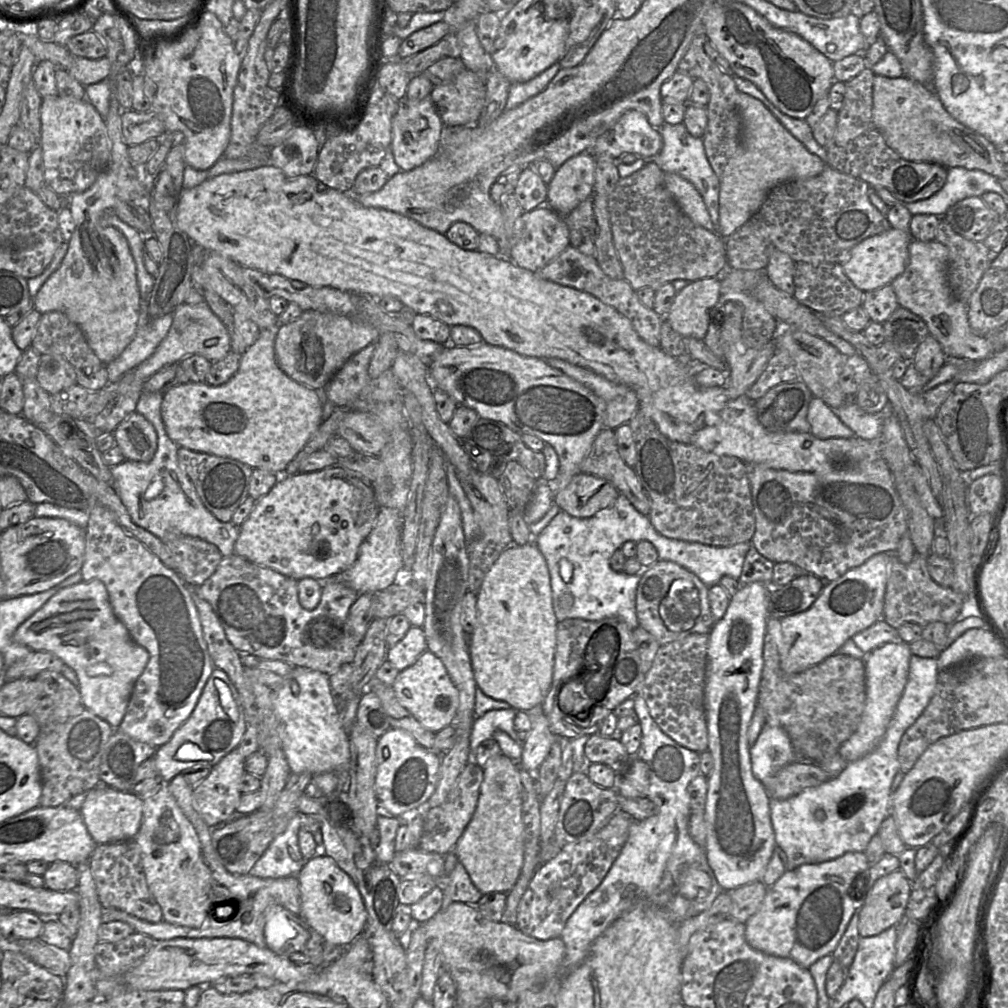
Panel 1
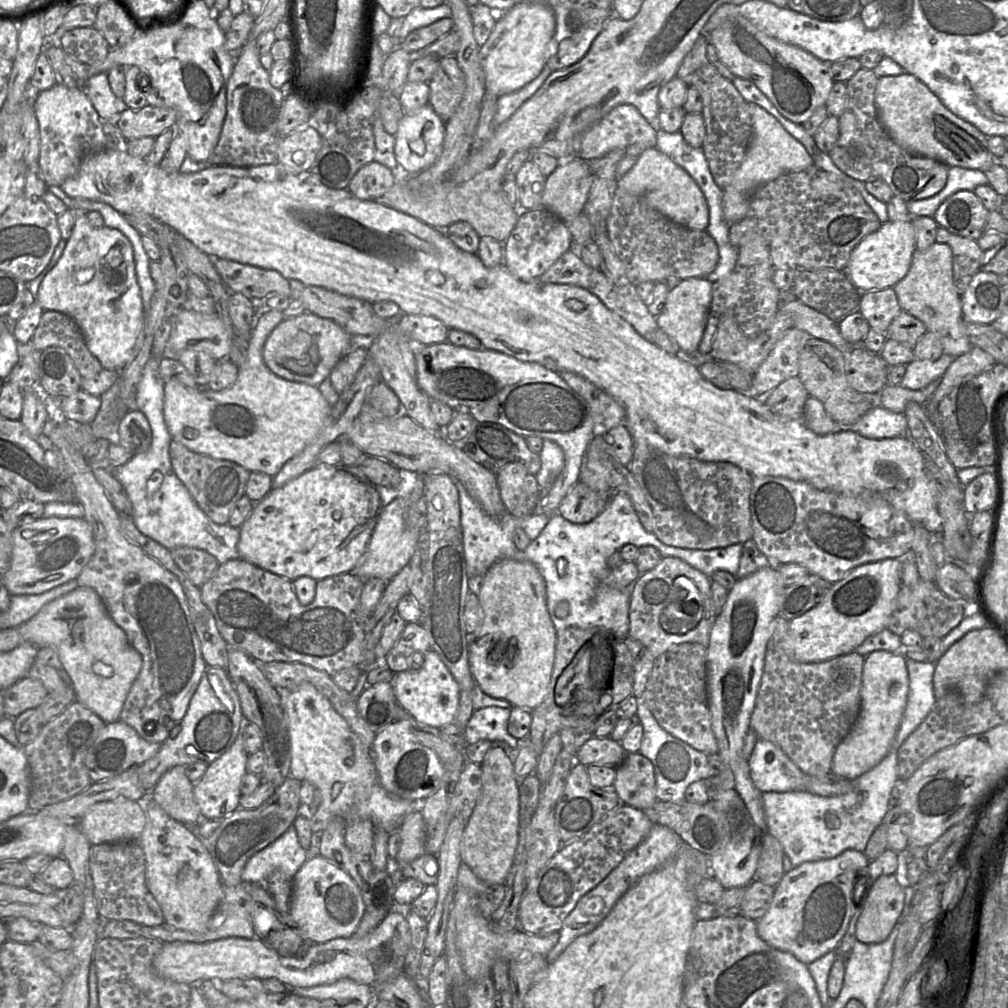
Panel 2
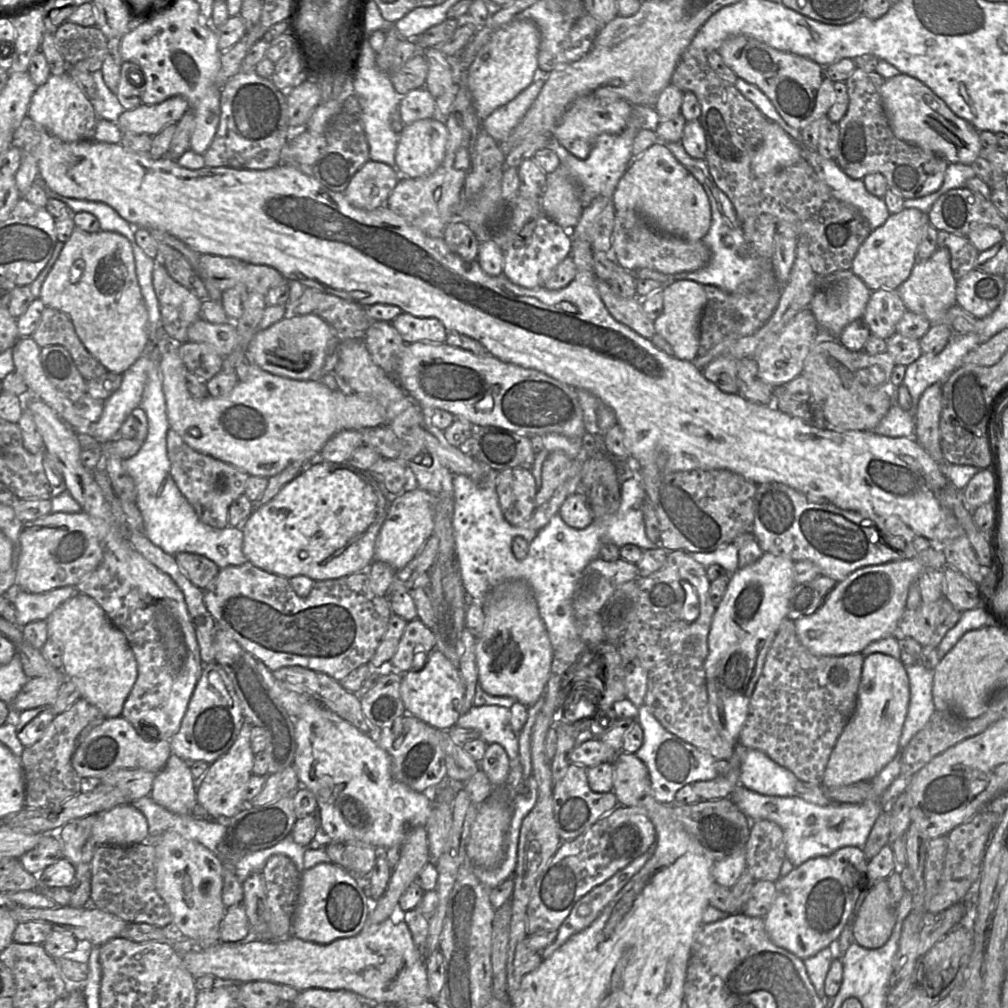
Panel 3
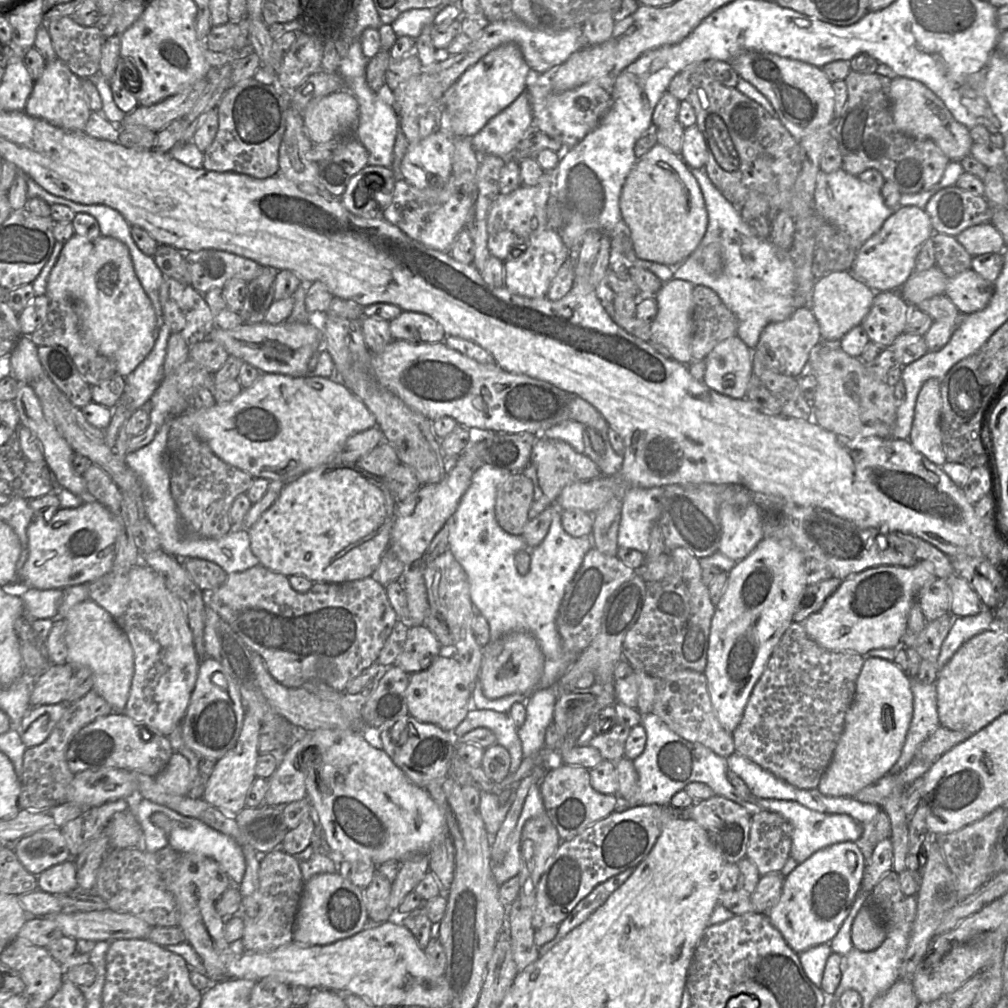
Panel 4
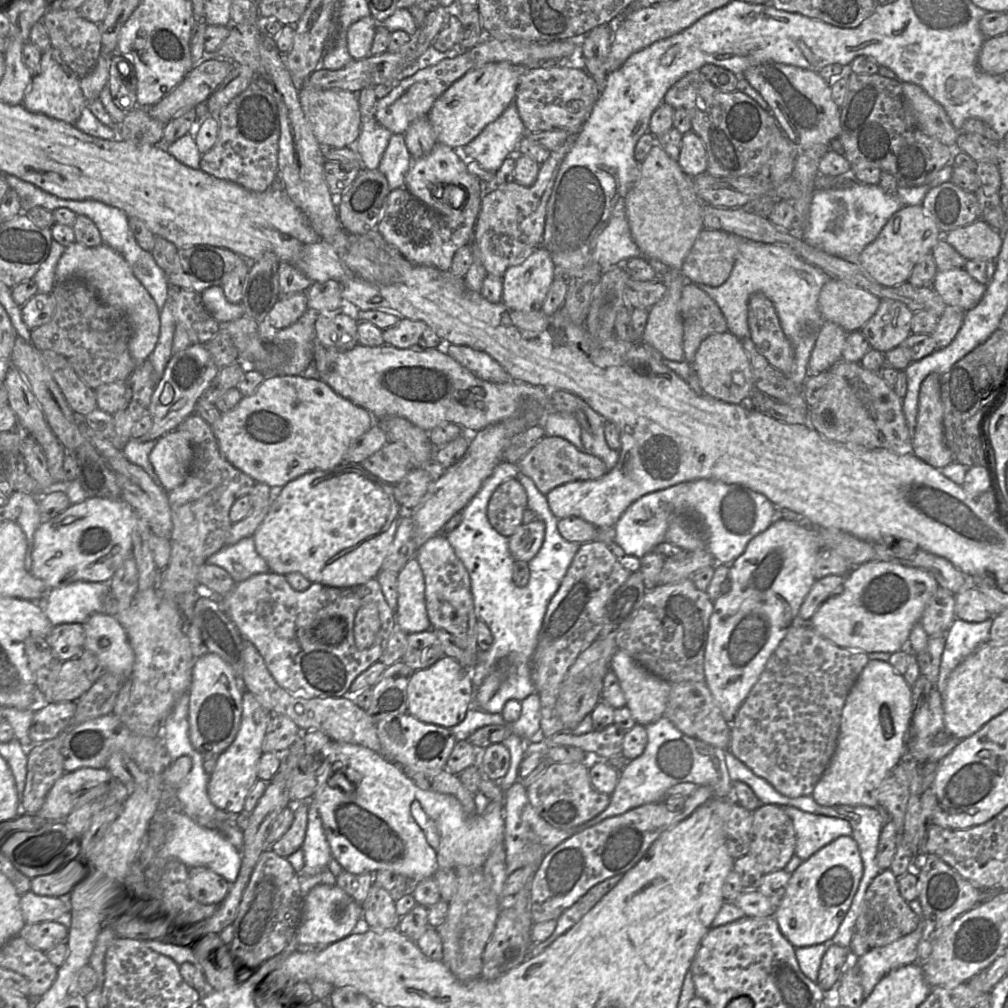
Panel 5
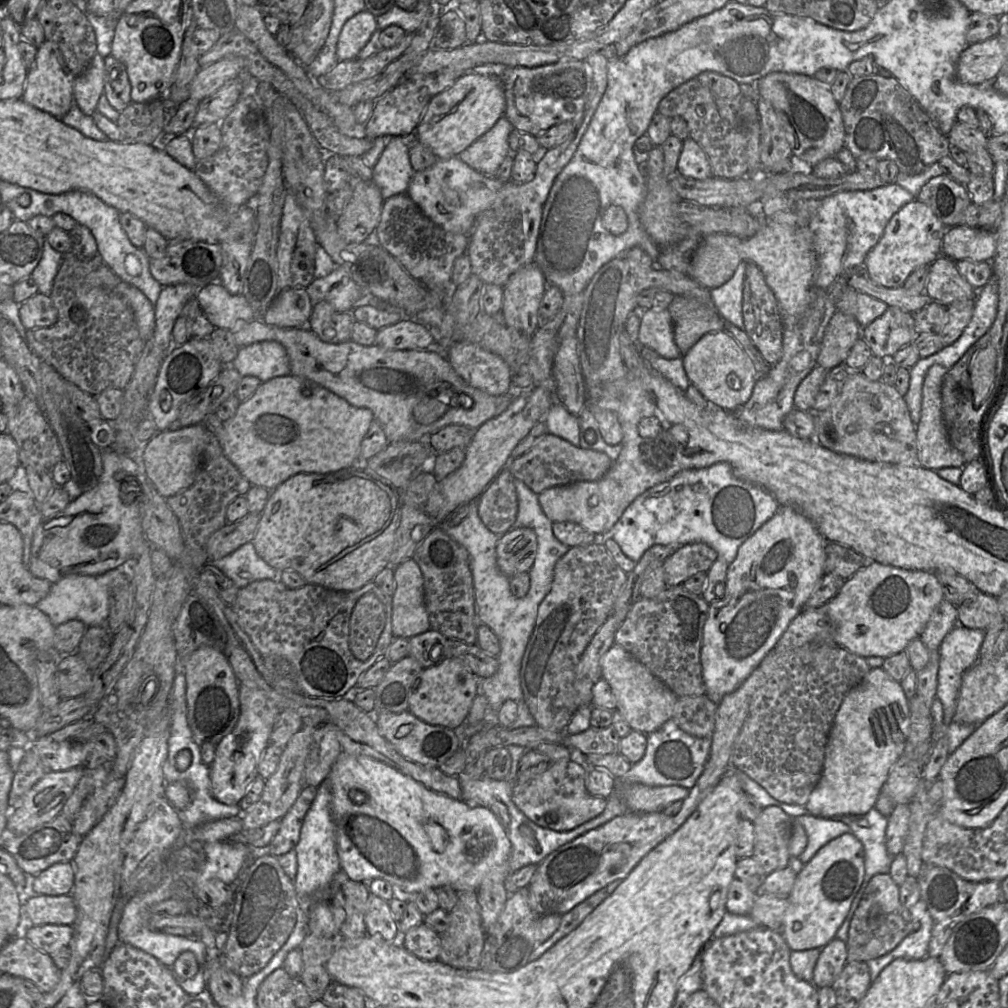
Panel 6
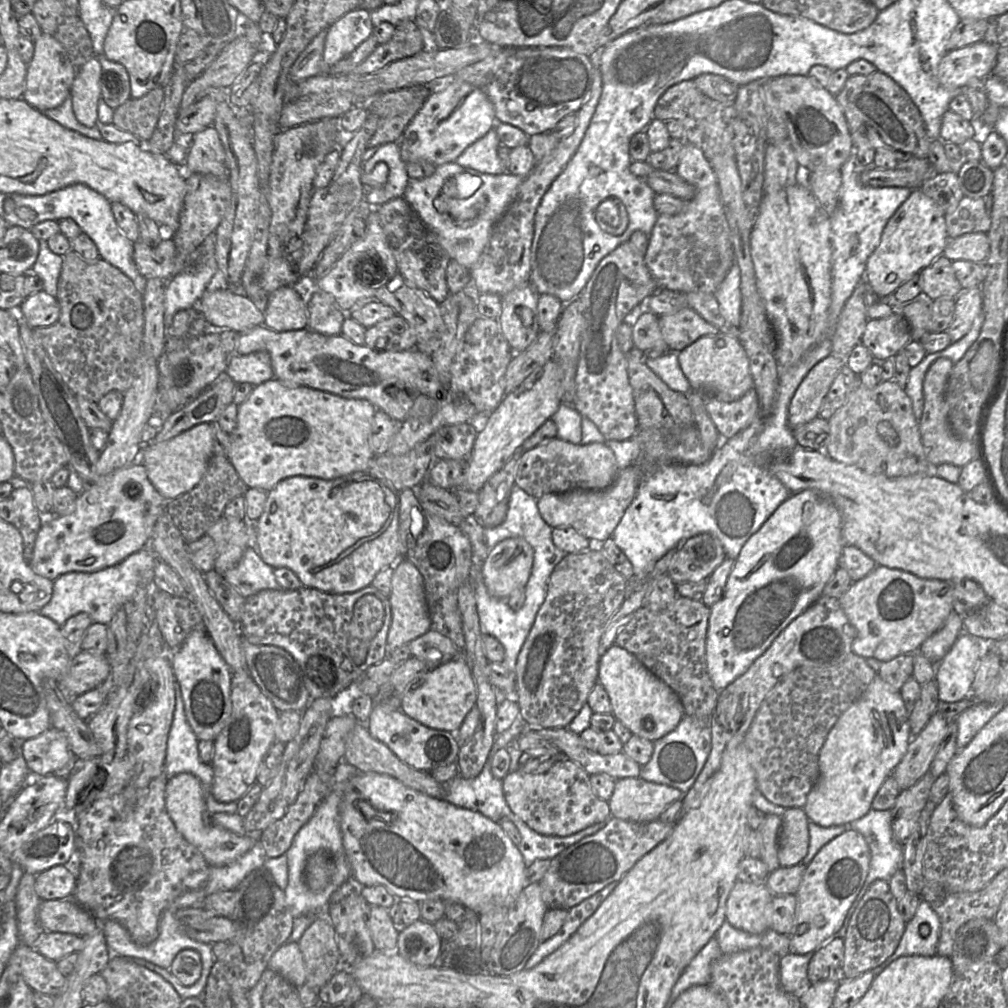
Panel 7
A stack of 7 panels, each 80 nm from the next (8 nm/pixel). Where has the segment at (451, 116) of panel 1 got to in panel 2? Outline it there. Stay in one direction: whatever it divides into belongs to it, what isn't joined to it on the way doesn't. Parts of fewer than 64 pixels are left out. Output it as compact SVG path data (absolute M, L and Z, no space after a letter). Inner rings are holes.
M455 56L442 57L439 63L439 68L428 82L428 104L446 122L461 102L465 90L465 76Z

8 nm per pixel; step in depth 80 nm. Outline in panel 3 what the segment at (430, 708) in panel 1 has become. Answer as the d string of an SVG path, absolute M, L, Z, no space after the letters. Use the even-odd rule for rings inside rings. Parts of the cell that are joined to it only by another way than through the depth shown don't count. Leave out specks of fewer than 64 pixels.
M439 650L428 653L425 666L420 670L410 670L402 674L400 695L407 711L428 725L442 730L450 730L457 724L464 701L465 686L458 667Z

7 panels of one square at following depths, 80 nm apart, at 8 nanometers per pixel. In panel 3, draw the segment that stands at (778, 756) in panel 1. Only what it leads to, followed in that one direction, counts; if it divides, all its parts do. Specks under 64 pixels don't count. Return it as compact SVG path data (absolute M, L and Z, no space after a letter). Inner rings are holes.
M750 749L744 755L740 767L739 783L748 790L761 795L794 796L819 806L840 803L832 802L821 784L799 780L791 771L756 749Z

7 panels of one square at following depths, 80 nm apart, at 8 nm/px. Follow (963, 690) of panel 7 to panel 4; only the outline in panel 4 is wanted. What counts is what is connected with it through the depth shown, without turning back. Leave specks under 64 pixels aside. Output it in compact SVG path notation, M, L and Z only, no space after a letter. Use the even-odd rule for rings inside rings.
M983 605L981 612L976 615L954 618L936 662L938 671L947 664L965 642L977 634L992 628L994 610Z

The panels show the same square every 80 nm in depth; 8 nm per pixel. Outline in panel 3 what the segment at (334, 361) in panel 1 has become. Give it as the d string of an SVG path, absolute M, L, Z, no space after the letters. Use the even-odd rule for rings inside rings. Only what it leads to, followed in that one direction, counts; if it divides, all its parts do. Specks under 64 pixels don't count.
M315 313L289 314L269 328L257 331L249 344L247 354L253 363L273 375L300 381L320 380L326 356L333 346L337 349L336 333L320 316Z

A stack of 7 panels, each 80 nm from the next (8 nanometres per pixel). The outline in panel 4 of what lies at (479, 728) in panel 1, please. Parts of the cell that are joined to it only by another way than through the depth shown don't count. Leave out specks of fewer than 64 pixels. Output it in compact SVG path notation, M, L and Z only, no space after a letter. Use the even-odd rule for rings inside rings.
M471 707L463 721L454 729L452 735L457 741L467 732L485 727L496 736L497 744L506 748L510 754L510 774L514 774L523 760L522 744L516 726L508 713L491 709Z

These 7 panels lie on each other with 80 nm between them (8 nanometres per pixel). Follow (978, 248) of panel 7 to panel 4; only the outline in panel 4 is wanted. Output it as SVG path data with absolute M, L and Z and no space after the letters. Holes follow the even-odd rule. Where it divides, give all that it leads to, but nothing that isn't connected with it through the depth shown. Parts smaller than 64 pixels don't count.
M990 222L971 226L955 238L973 257L1002 252L1005 248L1001 233Z

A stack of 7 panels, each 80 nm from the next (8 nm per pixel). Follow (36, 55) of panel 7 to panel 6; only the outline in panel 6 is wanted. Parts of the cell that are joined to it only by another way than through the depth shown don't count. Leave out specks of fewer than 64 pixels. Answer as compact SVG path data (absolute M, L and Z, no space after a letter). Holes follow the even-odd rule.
M45 40L37 48L35 62L28 69L22 100L27 104L61 119L70 110L73 99L73 83L75 76L67 67L62 53L56 43Z

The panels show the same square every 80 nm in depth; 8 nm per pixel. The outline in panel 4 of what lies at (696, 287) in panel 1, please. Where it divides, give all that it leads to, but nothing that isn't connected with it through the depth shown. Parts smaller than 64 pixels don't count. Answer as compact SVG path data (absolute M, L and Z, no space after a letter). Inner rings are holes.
M672 279L664 283L663 287L655 295L658 312L655 320L651 324L651 340L665 346L669 350L672 359L683 365L689 365L692 362L693 289L694 285L685 280Z

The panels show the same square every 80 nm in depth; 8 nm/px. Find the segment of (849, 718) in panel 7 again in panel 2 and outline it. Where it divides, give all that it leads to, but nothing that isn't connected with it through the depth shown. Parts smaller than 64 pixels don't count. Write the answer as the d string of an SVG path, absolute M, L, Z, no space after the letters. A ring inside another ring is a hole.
M876 650L865 656L860 712L834 753L831 764L834 775L855 780L878 765L889 752L907 704L909 675L906 661L902 653L886 650Z

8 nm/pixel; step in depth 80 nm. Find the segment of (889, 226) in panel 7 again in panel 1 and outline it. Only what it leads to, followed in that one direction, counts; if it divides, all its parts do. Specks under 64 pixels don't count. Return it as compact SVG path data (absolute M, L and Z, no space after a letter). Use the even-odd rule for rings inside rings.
M891 227L889 230L870 236L855 245L848 259L842 264L845 275L861 291L868 292L892 283L901 275L909 263L909 232Z

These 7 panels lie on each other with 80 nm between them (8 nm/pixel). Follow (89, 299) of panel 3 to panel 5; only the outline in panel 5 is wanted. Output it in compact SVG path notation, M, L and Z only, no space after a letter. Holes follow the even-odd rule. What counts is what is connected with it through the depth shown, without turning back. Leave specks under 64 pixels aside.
M76 241L65 247L55 270L55 284L79 278L86 282L104 304L119 309L131 327L128 348L136 365L147 360L153 352L160 331L160 313L155 301L133 274L123 256L111 247L101 243L87 247Z

